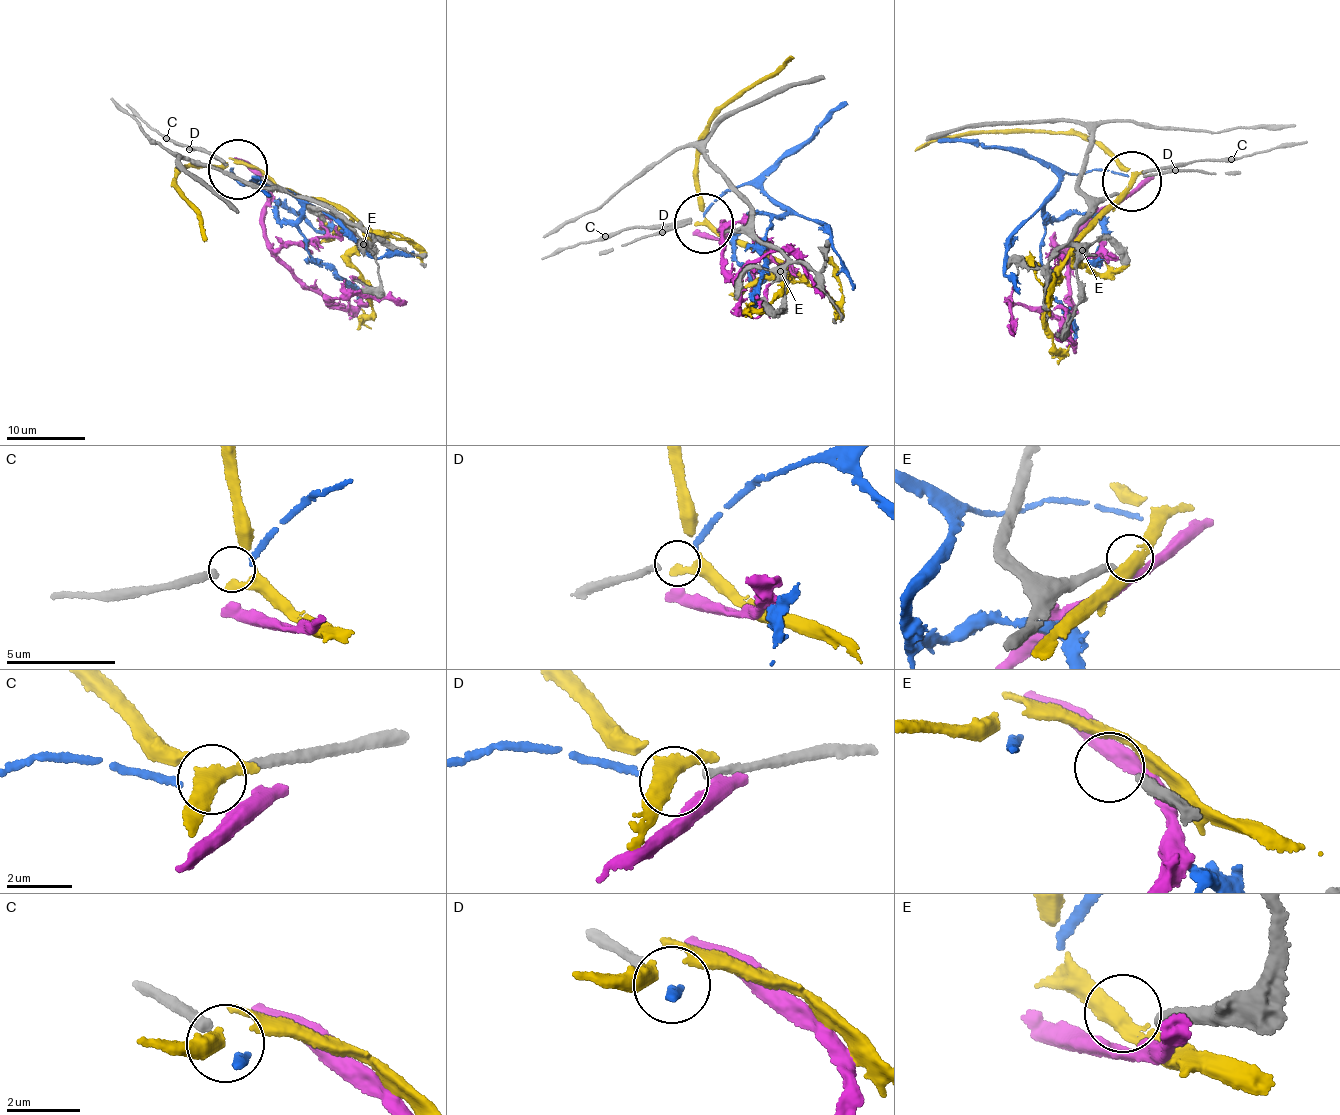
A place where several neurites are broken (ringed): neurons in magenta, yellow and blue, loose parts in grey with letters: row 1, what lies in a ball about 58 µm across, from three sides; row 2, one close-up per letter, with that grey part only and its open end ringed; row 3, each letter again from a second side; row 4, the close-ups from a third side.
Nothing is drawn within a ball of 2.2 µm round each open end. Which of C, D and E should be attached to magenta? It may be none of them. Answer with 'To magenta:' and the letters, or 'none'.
To magenta: none

